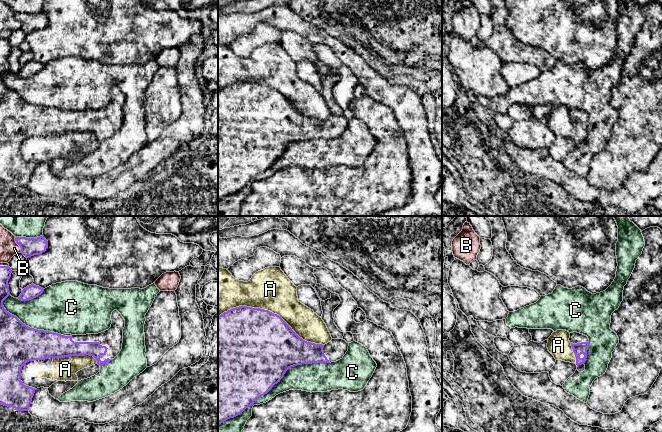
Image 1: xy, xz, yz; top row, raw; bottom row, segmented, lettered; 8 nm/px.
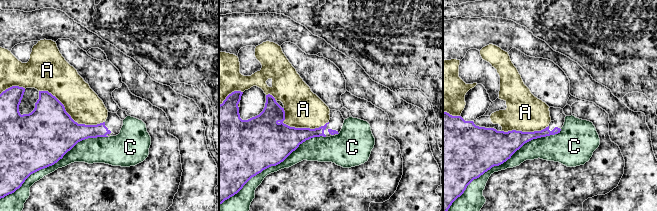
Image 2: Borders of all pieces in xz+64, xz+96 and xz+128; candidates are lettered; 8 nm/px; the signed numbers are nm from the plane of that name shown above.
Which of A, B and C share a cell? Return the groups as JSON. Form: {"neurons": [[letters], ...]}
{"neurons": [["A"], ["B"], ["C"]]}

